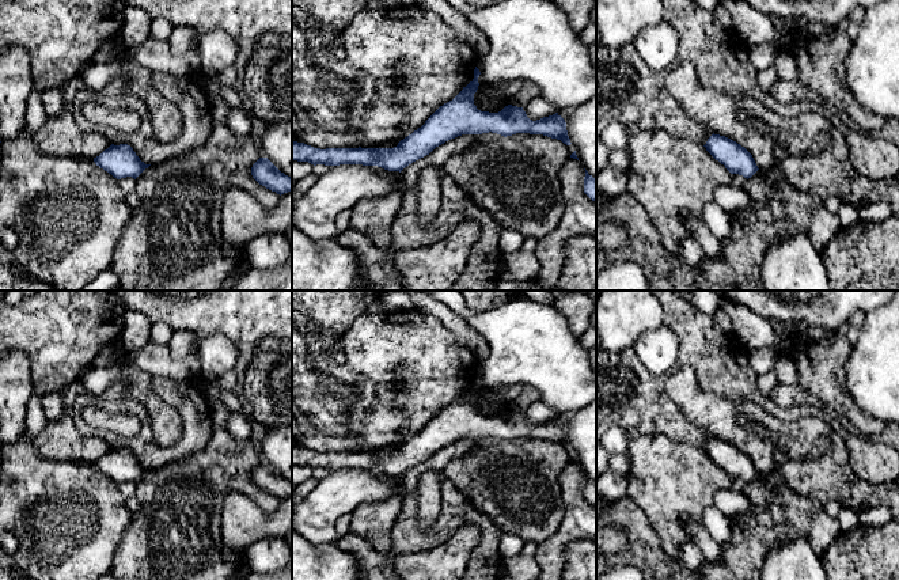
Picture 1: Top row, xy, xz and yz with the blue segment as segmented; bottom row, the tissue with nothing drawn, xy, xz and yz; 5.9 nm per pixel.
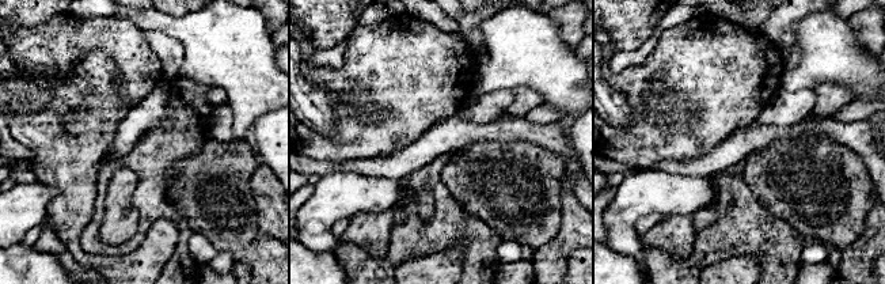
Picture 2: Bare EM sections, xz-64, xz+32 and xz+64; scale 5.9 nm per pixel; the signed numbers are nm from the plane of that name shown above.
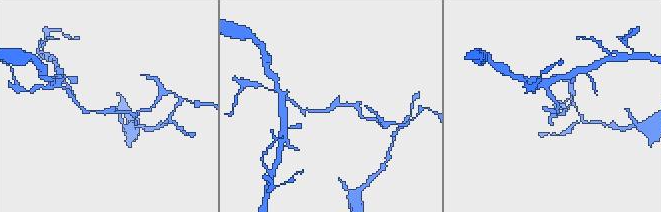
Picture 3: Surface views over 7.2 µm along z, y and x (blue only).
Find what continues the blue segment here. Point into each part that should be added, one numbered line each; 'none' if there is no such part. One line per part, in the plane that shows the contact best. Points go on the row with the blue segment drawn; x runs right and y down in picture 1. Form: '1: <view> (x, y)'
none

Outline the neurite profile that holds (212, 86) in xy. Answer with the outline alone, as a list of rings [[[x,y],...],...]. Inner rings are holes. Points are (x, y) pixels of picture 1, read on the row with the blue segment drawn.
[[[201,72],[205,84],[205,92],[208,96],[219,95],[221,96],[231,107],[242,107],[242,99],[235,87],[223,86],[217,73]]]

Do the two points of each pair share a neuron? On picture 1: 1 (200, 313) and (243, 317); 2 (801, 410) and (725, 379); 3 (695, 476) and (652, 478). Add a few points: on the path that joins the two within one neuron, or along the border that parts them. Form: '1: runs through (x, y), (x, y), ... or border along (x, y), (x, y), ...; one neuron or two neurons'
1: runs through (211, 313), (232, 313); one neuron
2: runs through (782, 413), (765, 404), (744, 387); one neuron
3: runs through (685, 478), (663, 478); one neuron

